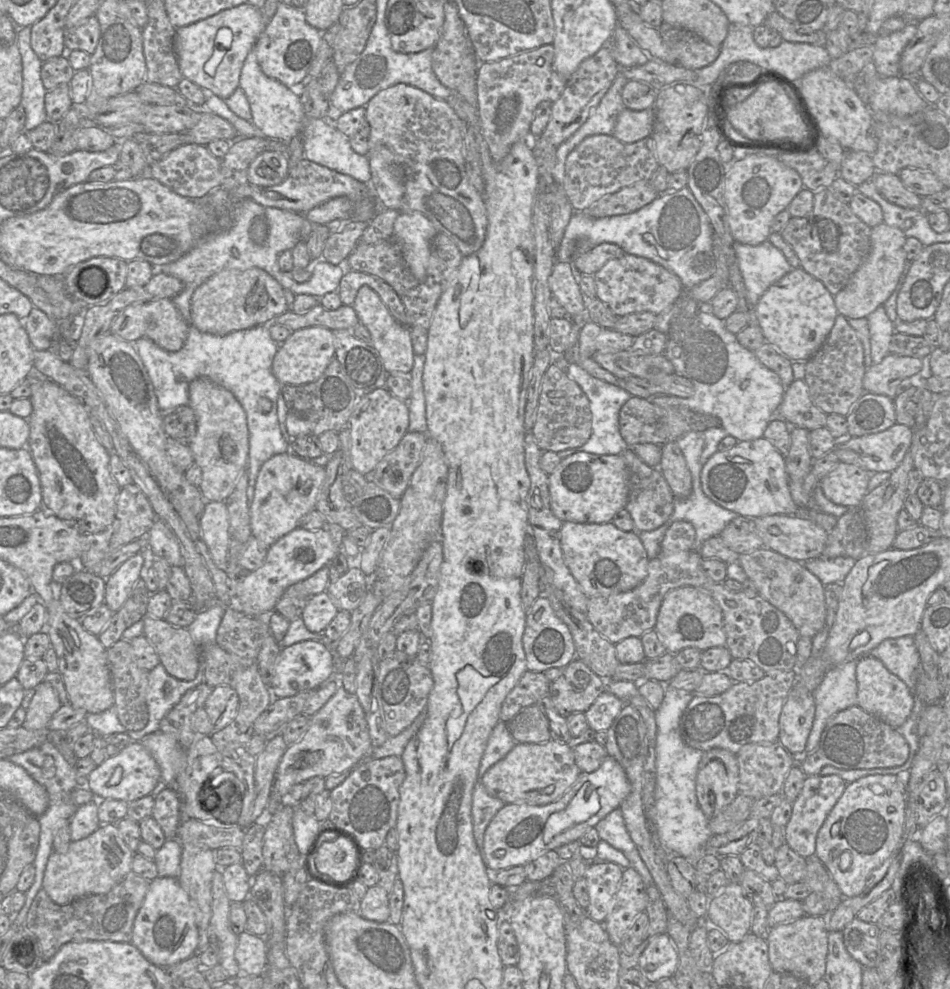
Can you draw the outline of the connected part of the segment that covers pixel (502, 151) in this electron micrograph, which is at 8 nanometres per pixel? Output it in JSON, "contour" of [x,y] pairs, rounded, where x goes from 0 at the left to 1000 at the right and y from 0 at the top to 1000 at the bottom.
{"contour":[[[582,44],[571,46],[520,63],[506,63],[501,89],[502,109],[507,137],[521,165],[527,164],[540,146],[558,138],[562,112],[571,102],[584,103],[597,80],[582,71]]]}

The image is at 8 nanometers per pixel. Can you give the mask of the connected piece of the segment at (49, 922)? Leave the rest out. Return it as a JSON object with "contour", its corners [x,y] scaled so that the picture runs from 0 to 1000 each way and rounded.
{"contour":[[[138,881],[114,903],[88,906],[71,915],[58,914],[43,898],[29,921],[26,937],[39,948],[46,973],[54,971],[66,956],[74,952],[138,952],[141,930],[157,894],[158,891]]]}

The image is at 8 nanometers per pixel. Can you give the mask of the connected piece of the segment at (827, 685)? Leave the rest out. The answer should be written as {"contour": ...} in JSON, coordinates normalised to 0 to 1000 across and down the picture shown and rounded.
{"contour":[[[907,665],[875,675],[857,699],[858,724],[847,761],[858,759],[869,731],[876,724],[902,713],[901,674]]]}

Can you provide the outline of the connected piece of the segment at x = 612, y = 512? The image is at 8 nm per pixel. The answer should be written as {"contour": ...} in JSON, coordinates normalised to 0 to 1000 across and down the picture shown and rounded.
{"contour":[[[607,457],[591,465],[577,480],[579,511],[592,528],[634,530],[643,528],[661,506],[661,475],[654,460]]]}

